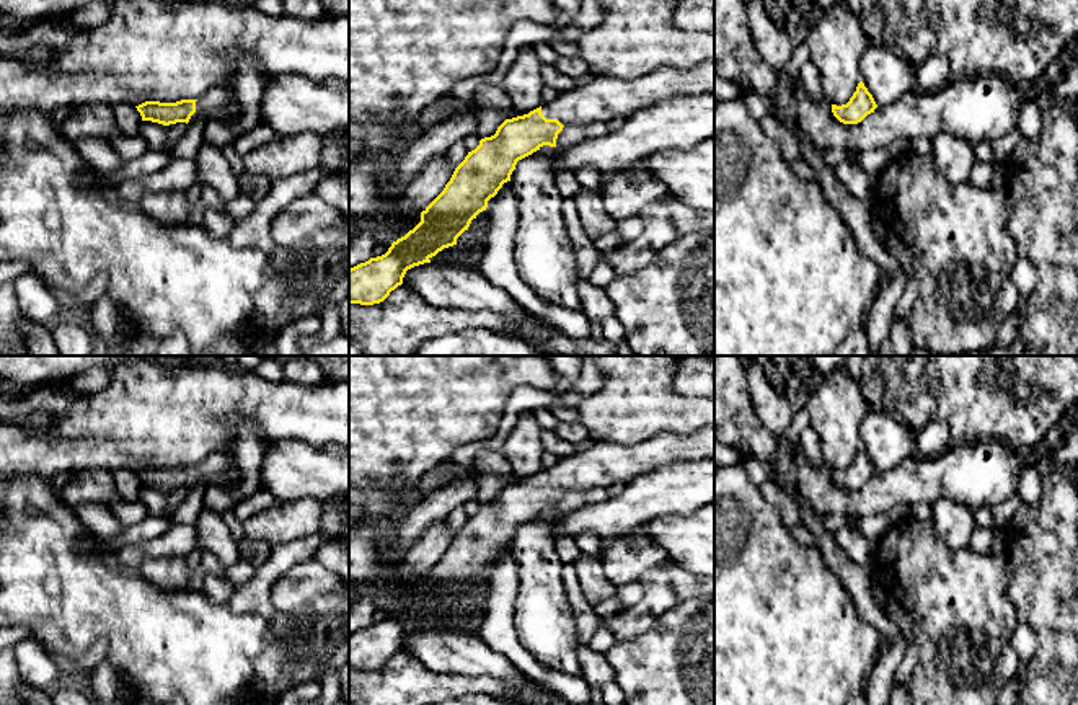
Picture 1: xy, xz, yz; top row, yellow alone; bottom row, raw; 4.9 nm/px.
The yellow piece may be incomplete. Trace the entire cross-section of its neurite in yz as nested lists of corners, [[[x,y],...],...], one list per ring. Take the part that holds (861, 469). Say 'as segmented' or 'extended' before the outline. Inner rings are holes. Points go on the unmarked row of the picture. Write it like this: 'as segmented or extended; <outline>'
as segmented; [[[863,447],[858,449],[856,457],[846,470],[832,470],[833,481],[843,490],[858,490],[877,473],[873,460]]]

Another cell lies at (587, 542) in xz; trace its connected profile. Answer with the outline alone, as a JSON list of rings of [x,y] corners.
[[[582,532],[576,537],[576,543],[582,553],[600,556],[605,542],[592,532]]]

